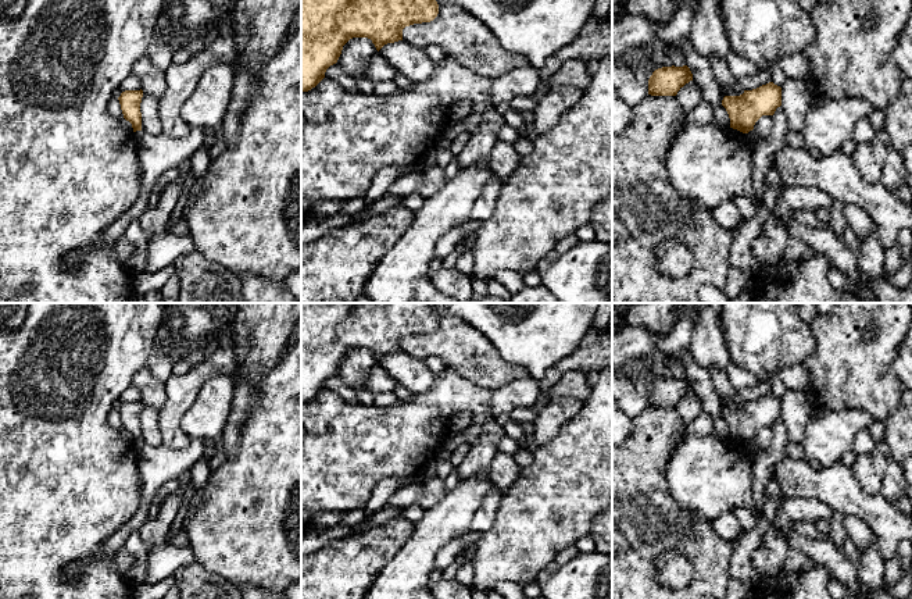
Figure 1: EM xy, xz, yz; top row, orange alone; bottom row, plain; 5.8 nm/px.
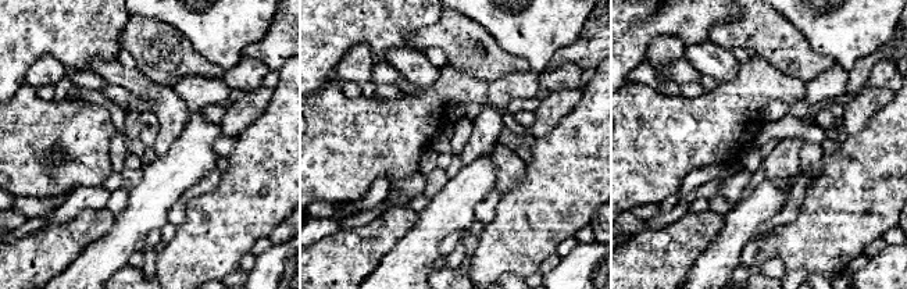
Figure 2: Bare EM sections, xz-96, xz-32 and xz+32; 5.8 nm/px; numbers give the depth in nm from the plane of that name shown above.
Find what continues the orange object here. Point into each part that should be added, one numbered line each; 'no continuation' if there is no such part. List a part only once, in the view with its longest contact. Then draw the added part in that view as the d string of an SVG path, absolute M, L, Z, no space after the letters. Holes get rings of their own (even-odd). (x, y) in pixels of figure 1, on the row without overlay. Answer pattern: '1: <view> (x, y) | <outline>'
no continuation

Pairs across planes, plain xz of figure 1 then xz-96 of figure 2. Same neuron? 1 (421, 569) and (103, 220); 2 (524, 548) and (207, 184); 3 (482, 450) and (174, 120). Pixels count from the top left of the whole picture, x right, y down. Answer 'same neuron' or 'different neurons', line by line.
1: different neurons
2: different neurons
3: same neuron

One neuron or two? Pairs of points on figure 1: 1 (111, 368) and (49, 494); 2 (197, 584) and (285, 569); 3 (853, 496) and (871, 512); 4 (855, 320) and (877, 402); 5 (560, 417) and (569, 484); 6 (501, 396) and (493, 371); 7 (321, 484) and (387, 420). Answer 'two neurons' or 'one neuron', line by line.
1: one neuron
2: two neurons
3: one neuron
4: one neuron
5: two neurons
6: two neurons
7: one neuron

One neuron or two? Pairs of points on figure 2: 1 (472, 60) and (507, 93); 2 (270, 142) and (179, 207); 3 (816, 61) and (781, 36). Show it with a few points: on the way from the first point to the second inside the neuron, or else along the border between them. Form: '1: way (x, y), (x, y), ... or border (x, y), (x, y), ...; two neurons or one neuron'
1: border (524, 71), (511, 71), (489, 84); two neurons
2: border (186, 203), (185, 220), (178, 227); two neurons
3: way (807, 61), (789, 43); one neuron

